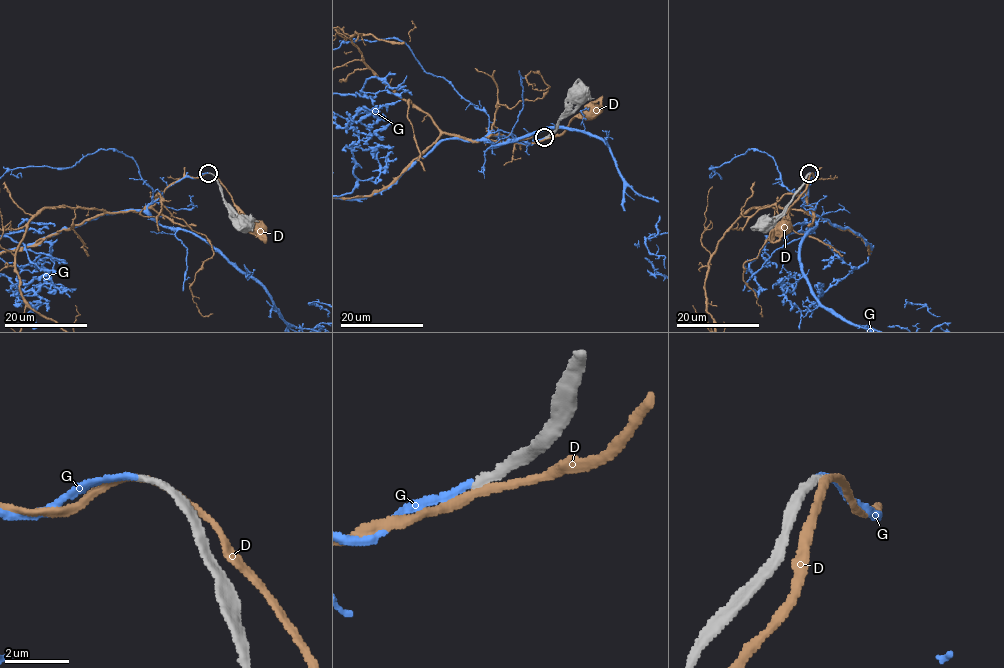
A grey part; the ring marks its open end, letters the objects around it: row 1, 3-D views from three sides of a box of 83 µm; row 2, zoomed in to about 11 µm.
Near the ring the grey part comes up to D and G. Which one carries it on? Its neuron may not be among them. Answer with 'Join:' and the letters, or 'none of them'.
Join: G

